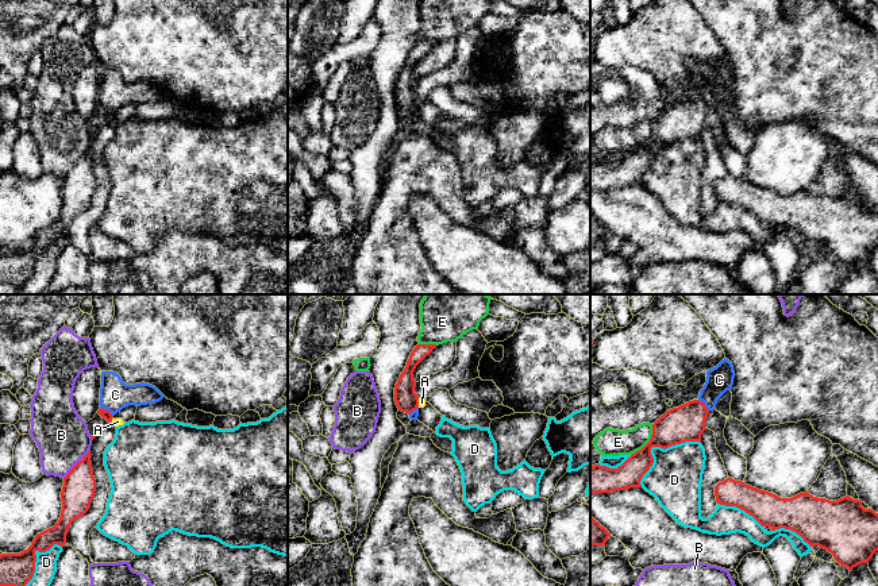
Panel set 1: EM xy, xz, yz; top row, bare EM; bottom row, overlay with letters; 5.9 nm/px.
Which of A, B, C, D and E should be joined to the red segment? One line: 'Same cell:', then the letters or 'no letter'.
Same cell: C

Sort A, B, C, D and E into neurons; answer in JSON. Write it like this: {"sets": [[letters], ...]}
{"sets": [["A"], ["B"], ["C"], ["D"], ["E"]]}

